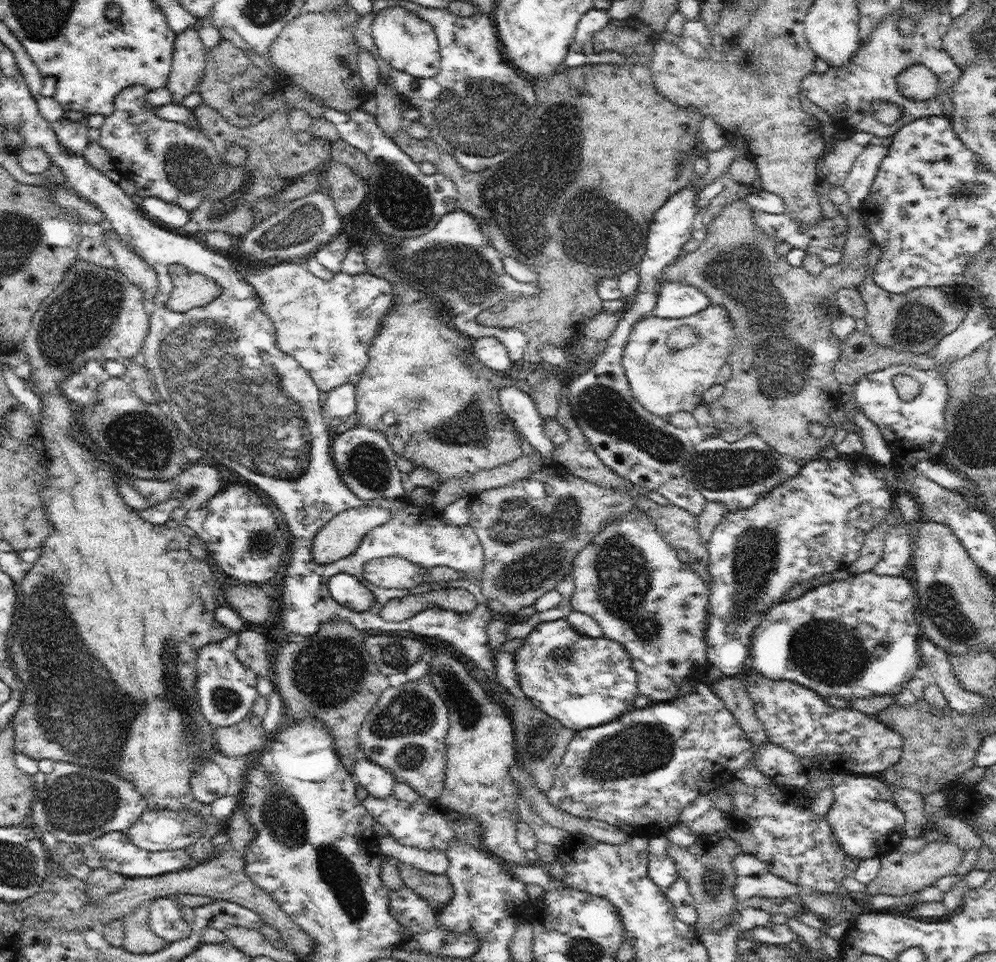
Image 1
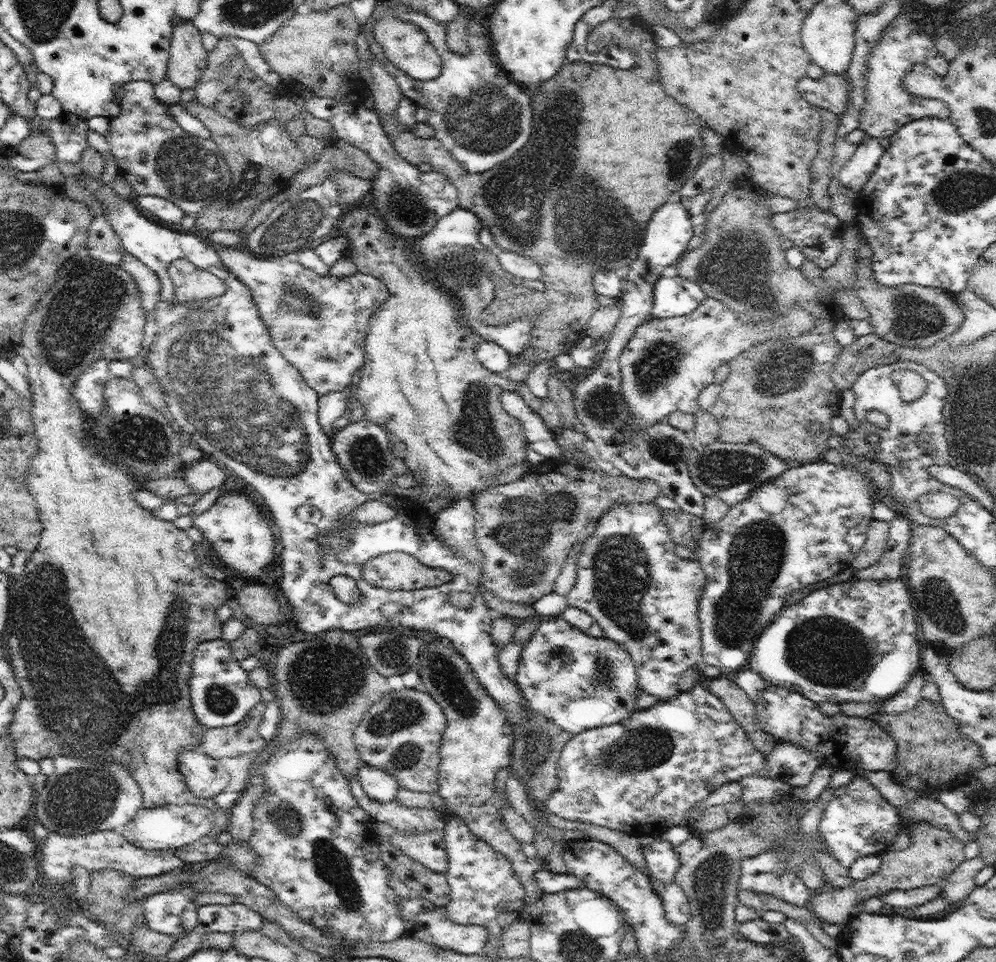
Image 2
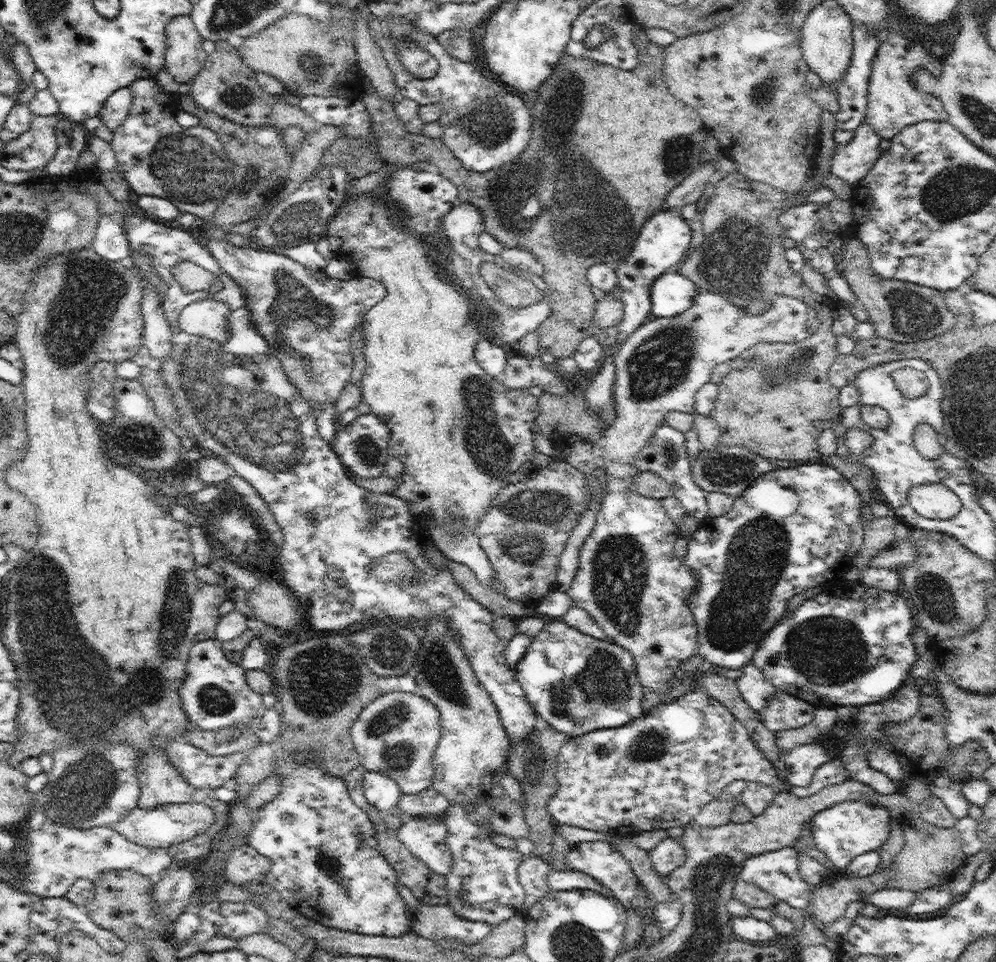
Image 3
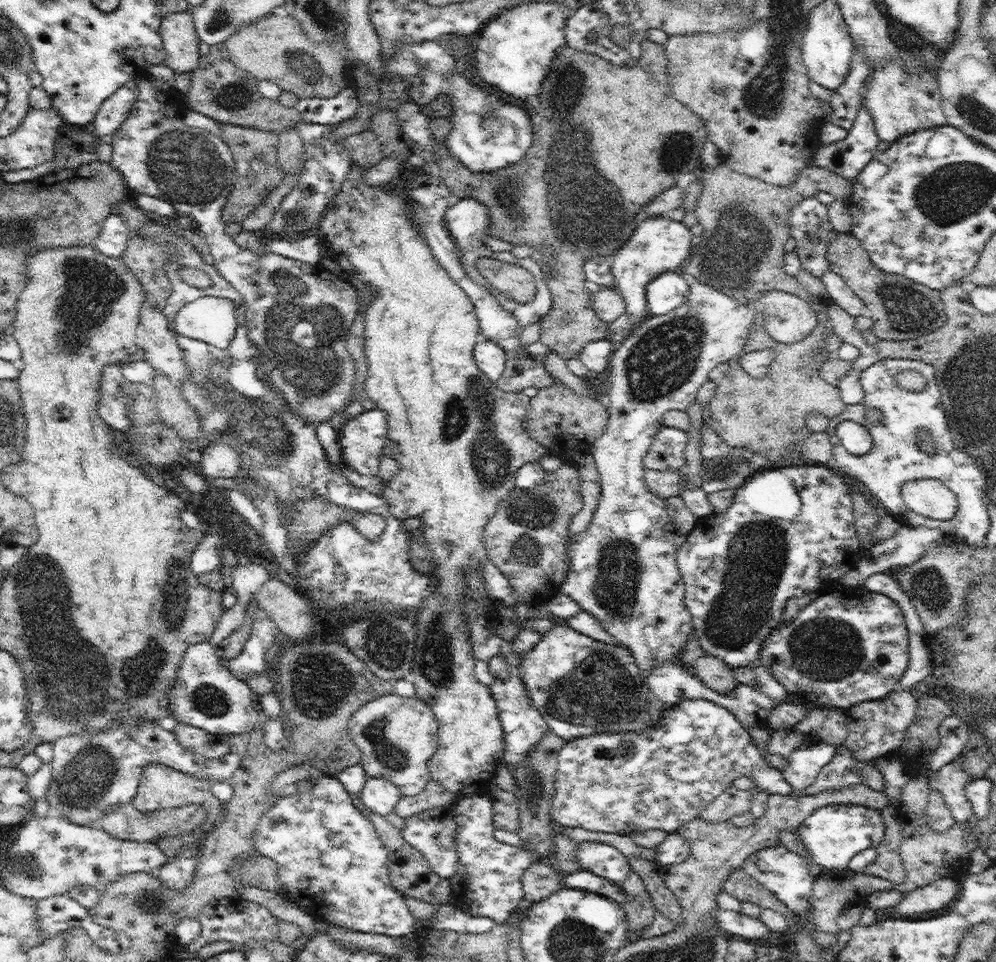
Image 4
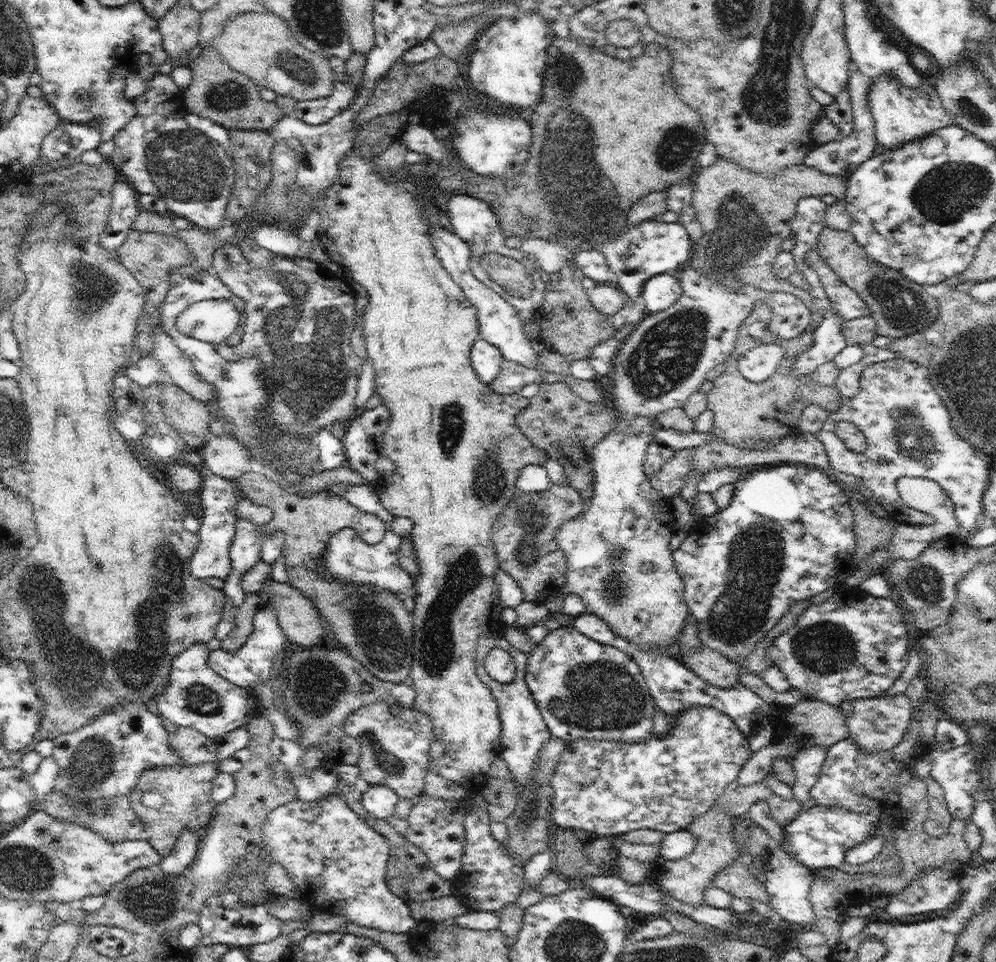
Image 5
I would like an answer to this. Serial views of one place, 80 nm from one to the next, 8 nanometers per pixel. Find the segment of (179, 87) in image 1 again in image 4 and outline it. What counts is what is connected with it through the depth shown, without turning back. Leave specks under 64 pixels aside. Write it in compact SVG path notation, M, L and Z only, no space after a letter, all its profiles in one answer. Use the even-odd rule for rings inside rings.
M190 9L167 14L160 25L160 36L167 54L165 65L175 73L192 73L199 65L201 42Z

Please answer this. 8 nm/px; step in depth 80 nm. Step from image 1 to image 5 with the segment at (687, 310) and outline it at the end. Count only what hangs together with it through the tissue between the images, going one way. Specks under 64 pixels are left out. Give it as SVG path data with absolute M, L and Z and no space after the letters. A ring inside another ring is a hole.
M660 273L644 283L641 303L646 311L658 313L670 308L682 293L677 273Z

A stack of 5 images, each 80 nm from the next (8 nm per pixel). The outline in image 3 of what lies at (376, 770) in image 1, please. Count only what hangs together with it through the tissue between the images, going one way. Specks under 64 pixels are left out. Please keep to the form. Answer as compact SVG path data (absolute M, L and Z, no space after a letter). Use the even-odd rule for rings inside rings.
M363 771L363 793L365 799L382 814L390 812L402 794L398 783L388 775L376 771Z

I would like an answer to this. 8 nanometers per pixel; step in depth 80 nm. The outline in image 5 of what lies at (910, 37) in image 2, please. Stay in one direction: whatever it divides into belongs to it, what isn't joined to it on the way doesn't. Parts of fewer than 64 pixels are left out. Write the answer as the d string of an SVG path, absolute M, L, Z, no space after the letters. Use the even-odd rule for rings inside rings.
M880 75L872 85L868 102L875 120L877 143L884 149L895 149L953 123L930 80L922 79L917 89L911 89L890 75Z

